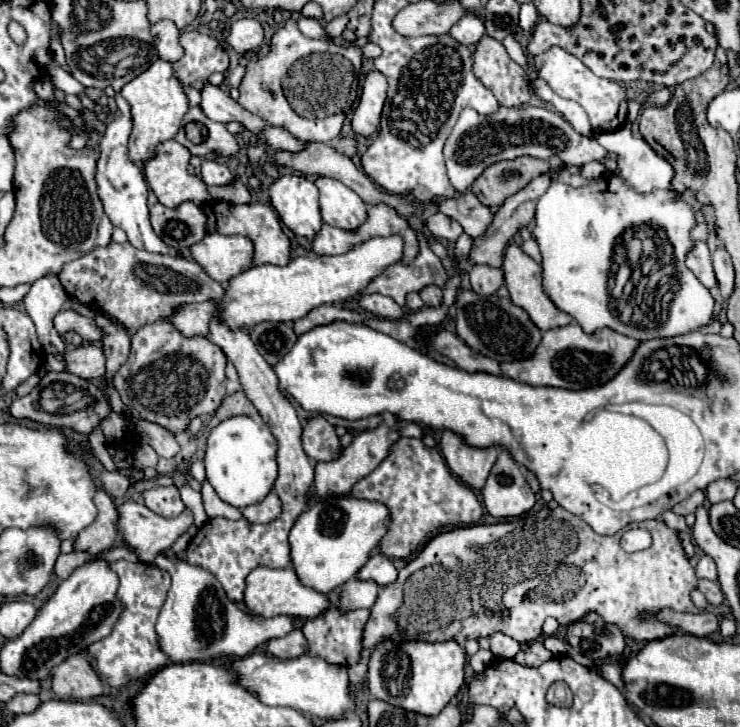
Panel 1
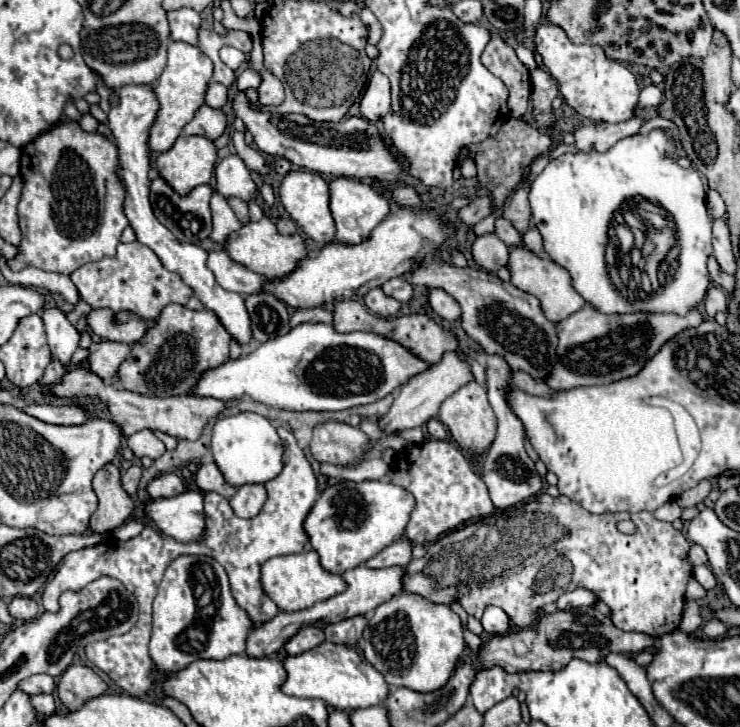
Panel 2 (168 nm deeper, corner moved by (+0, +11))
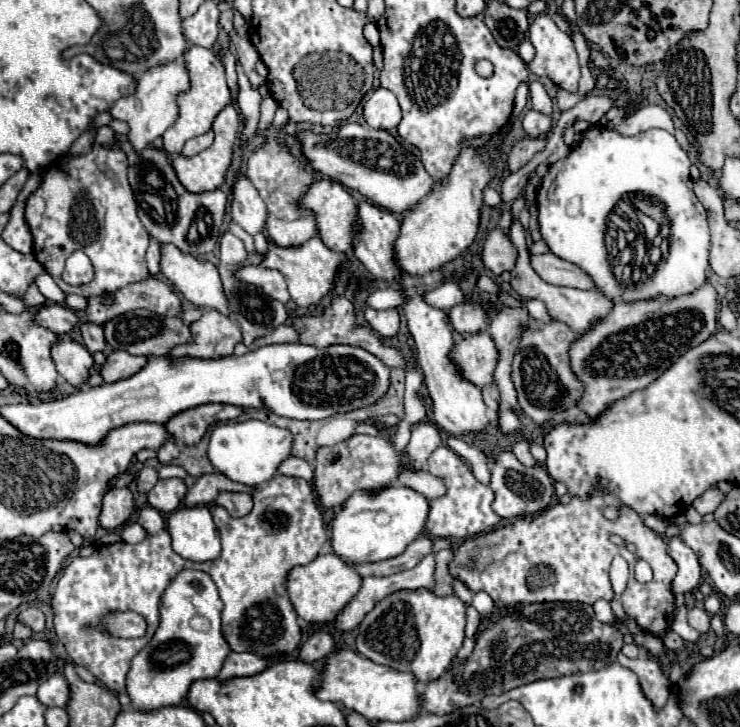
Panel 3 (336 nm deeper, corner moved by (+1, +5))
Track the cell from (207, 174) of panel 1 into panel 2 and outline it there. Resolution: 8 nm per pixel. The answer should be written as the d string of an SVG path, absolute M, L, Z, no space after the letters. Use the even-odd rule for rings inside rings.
M230 155L216 167L216 191L222 193L226 199L238 197L244 203L250 203L256 199L258 187L244 161L238 155Z

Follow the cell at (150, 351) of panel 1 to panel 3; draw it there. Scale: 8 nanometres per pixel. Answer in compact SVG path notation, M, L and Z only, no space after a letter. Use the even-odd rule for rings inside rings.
M215 309L205 311L199 321L189 325L189 329L193 331L193 343L173 347L167 357L181 359L185 355L193 355L197 359L219 359L233 355L233 347L241 343L241 329L237 321Z

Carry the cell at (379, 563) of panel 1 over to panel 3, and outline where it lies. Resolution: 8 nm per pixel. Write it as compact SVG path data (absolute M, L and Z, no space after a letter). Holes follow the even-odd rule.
M421 535L401 555L391 557L391 559L385 559L385 561L377 561L377 563L361 563L361 565L355 565L355 571L361 577L367 577L367 575L377 575L377 577L393 575L397 571L415 567L429 553L431 553L431 539L425 539L425 535Z

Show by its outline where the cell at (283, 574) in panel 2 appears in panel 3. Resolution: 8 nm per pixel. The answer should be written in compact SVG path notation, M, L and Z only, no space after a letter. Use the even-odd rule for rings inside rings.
M319 555L309 565L297 565L287 575L287 591L297 615L309 623L333 621L335 615L357 595L361 587L361 575L355 573L343 559L337 555Z

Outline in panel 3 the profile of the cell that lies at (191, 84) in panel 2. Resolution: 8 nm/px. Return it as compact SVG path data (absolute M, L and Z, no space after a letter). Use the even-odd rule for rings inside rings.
M191 45L185 55L183 55L183 63L185 63L185 69L189 71L189 89L187 91L181 91L177 95L177 105L179 105L179 117L177 121L163 133L163 149L169 153L169 155L179 155L185 141L191 139L191 137L197 137L197 135L203 135L205 131L209 131L215 115L229 103L231 99L231 93L229 93L229 87L225 83L225 69L223 69L223 63L215 59L213 51L211 49L205 49L205 47L197 47L197 45Z

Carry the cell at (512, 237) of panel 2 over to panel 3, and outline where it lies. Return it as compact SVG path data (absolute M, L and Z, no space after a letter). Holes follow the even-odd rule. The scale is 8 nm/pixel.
M551 251L541 253L541 255L531 255L529 257L531 267L535 269L535 273L551 283L551 285L561 285L561 287L577 287L577 289L595 289L593 281L589 279L589 275L585 275L579 267L575 267L573 263L567 263L563 259L559 259L557 255L553 255Z

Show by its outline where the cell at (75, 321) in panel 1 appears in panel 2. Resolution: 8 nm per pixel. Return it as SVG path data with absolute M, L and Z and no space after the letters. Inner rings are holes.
M96 309L88 315L88 325L98 337L106 341L132 345L140 341L156 325L156 321L144 319L132 311L112 313L110 309Z

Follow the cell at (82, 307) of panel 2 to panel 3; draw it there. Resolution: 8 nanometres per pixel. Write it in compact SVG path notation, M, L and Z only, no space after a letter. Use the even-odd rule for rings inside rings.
M81 323L79 329L81 329L83 343L85 343L85 347L87 347L91 353L105 349L105 337L103 337L101 325L95 325L95 323Z

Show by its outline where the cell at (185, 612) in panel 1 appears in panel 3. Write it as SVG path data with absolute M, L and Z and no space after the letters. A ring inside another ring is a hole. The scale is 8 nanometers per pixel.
M197 569L179 571L161 597L159 627L153 639L137 653L131 663L127 675L127 693L133 707L139 711L153 711L167 705L179 705L193 681L217 677L217 671L221 671L221 663L225 663L229 653L229 643L225 643L225 637L221 635L221 597L217 595L217 585L213 583L211 575Z

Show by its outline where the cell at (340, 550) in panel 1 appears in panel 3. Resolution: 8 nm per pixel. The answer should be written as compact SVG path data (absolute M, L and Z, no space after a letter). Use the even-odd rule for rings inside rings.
M389 485L389 487L381 487L377 491L355 491L341 505L341 509L335 513L335 517L329 523L329 527L331 527L331 547L333 547L335 555L339 555L349 565L373 563L373 561L383 561L383 559L397 557L405 551L405 547L411 541L415 541L419 537L419 533L423 533L427 513L429 513L427 499L421 493L417 493L409 487L403 487L403 485Z

